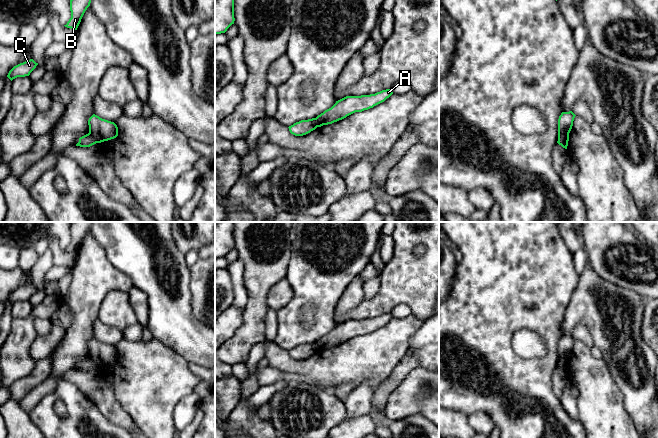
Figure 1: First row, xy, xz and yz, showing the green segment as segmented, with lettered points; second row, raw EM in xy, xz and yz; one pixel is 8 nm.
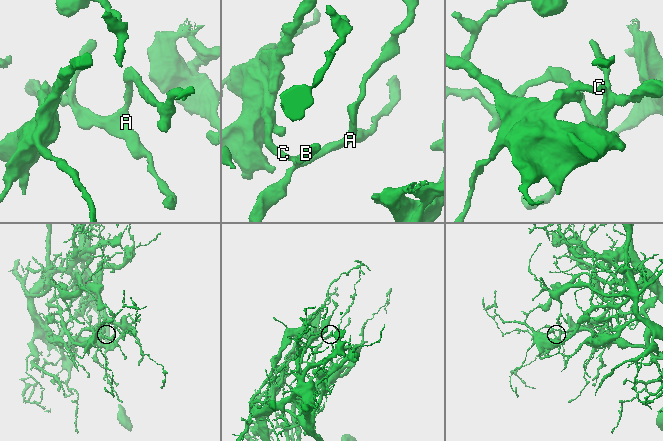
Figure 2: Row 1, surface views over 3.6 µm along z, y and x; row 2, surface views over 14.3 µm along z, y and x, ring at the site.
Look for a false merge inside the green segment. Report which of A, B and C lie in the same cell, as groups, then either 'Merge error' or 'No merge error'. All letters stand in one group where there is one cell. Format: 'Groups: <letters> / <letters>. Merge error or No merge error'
Groups: A B / C. Merge error

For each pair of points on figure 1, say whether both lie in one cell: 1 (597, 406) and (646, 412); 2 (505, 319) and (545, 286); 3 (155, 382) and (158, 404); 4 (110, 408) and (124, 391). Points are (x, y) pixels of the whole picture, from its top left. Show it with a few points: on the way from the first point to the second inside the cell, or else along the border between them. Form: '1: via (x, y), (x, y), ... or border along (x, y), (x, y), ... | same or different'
1: border along (617, 387), (622, 395), (623, 407), (636, 427) | different
2: via (515, 309), (535, 289) | same
3: via (155, 387), (155, 399) | same
4: border along (104, 379), (112, 387), (116, 399), (131, 418) | different

